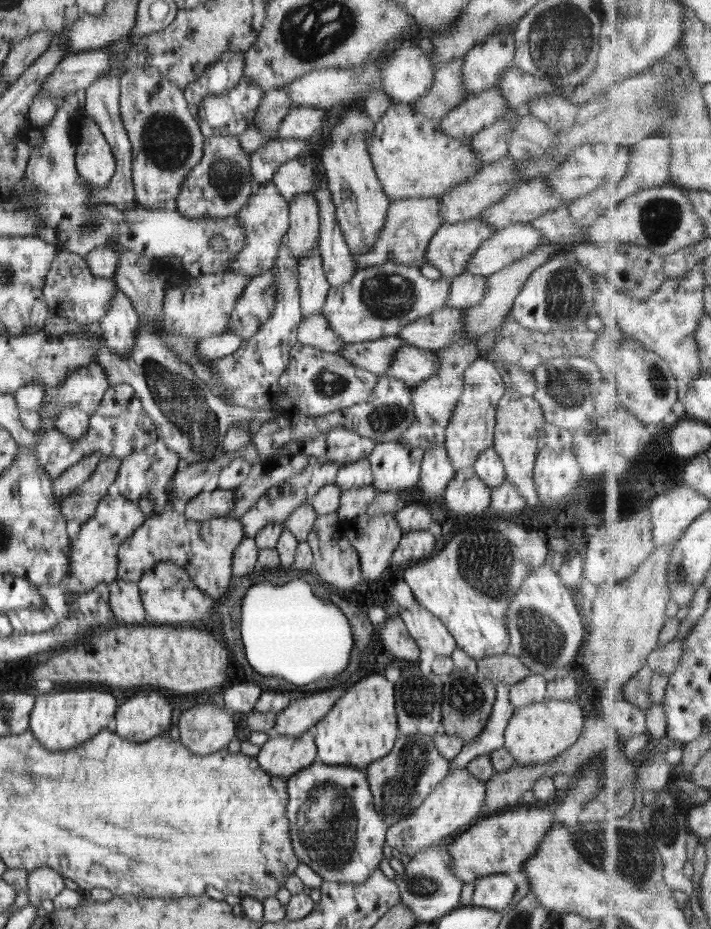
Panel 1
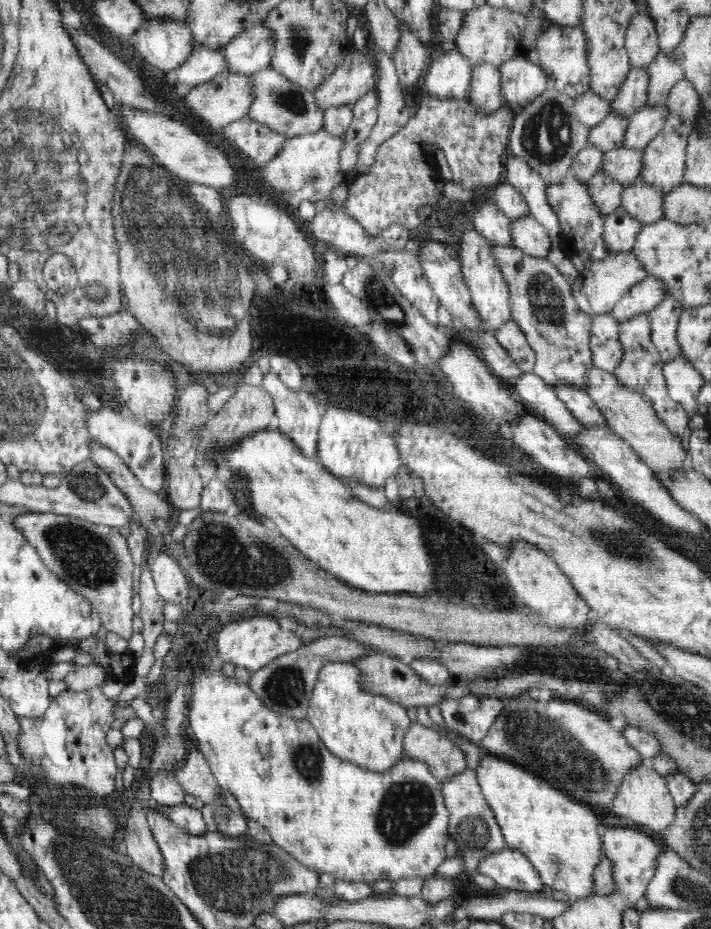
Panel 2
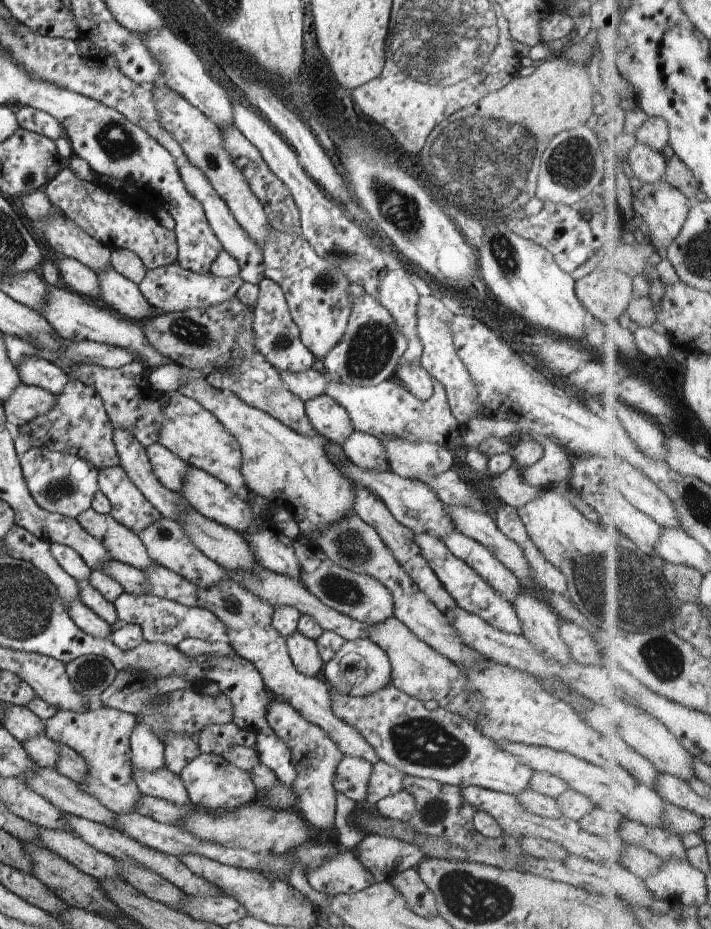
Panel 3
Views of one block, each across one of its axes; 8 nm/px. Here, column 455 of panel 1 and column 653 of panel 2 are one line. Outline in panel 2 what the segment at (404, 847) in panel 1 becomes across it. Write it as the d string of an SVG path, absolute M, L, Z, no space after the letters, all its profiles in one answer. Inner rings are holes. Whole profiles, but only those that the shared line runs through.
M643 762L624 776L610 810L618 816L629 818L634 824L662 835L674 823L676 808L664 777L661 777L648 762Z

